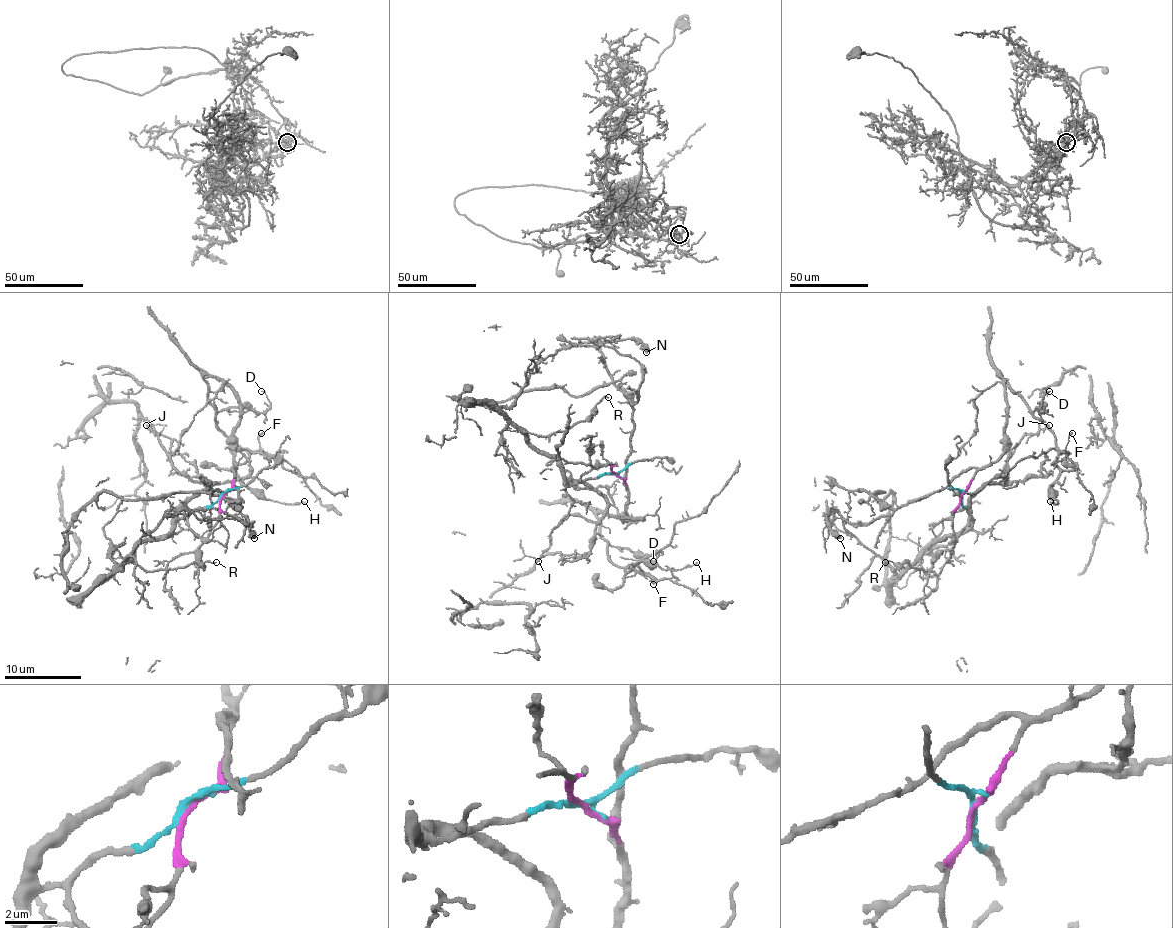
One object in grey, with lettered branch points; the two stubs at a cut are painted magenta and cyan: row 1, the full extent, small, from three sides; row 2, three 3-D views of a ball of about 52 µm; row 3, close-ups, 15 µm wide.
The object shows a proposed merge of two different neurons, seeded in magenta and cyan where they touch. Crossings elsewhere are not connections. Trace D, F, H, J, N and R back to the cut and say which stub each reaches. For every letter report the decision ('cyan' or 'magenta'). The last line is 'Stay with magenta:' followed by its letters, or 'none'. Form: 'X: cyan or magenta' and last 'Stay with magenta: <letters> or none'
D: magenta
F: magenta
H: magenta
J: cyan
N: cyan
R: cyan
Stay with magenta: D, F, H

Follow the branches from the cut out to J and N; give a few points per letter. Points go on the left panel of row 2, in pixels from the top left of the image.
J: (223, 494), (185, 517), (177, 515), (214, 483), (194, 483), (175, 467), (146, 425)
N: (223, 494), (194, 508), (162, 537), (144, 538), (114, 573), (167, 512), (217, 508), (235, 515), (254, 538)

